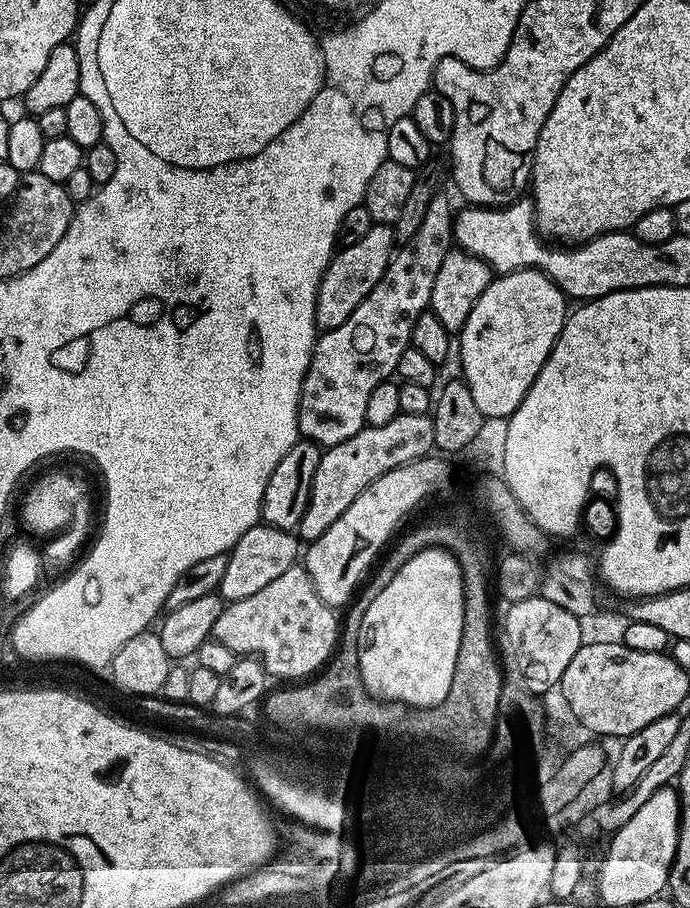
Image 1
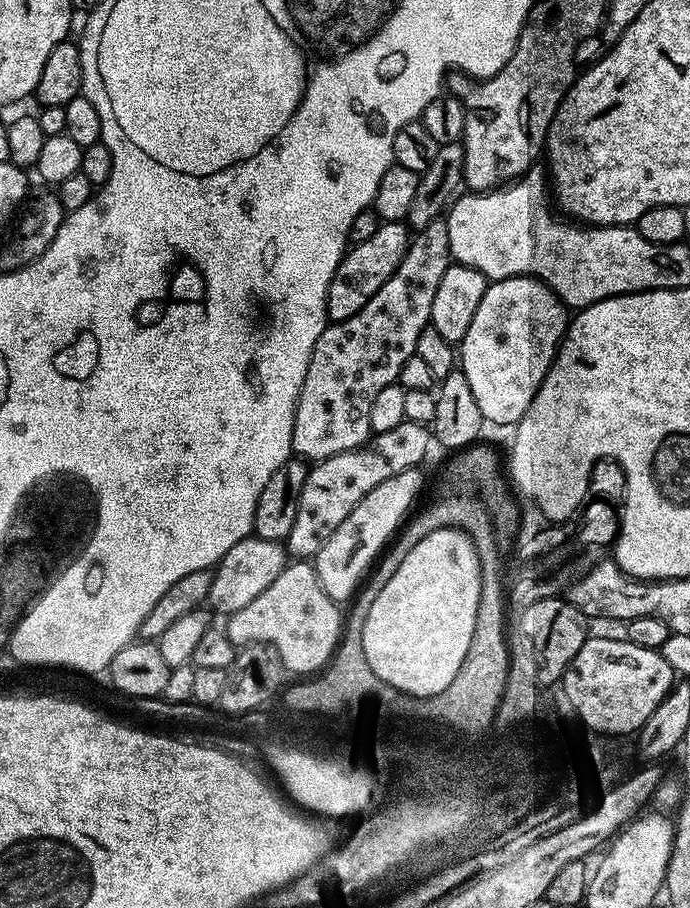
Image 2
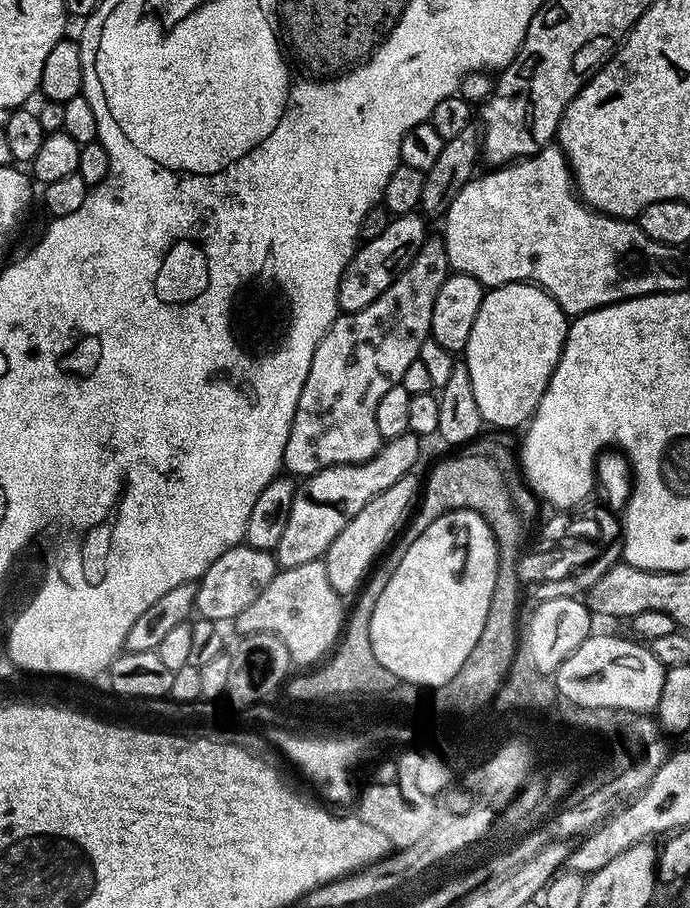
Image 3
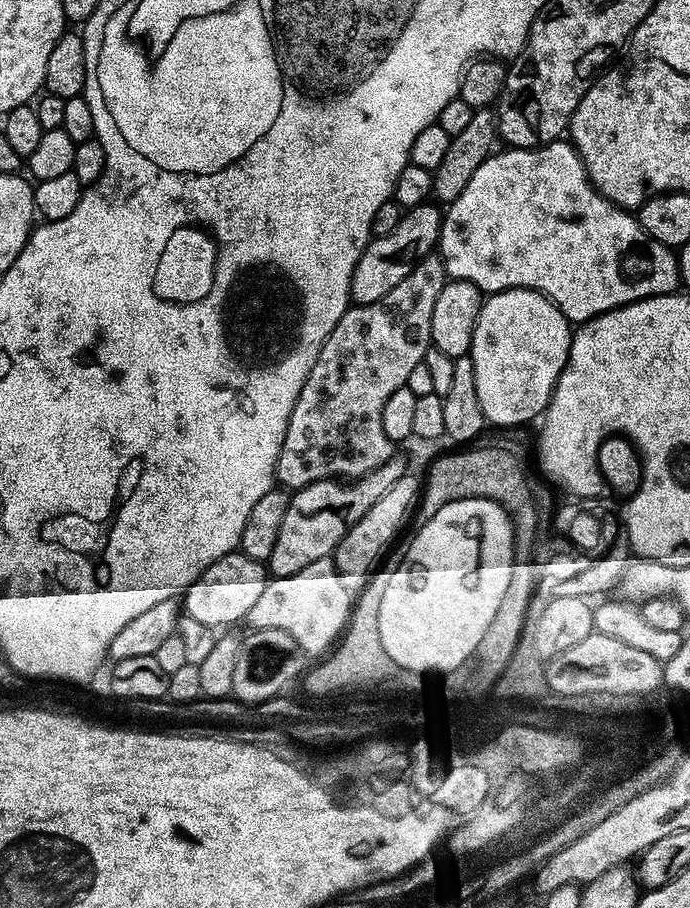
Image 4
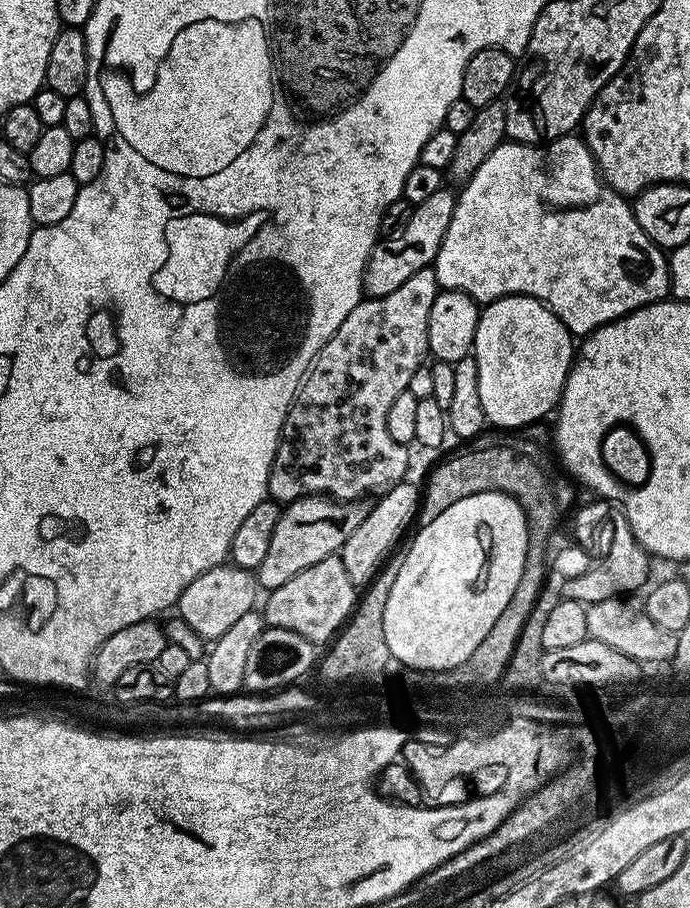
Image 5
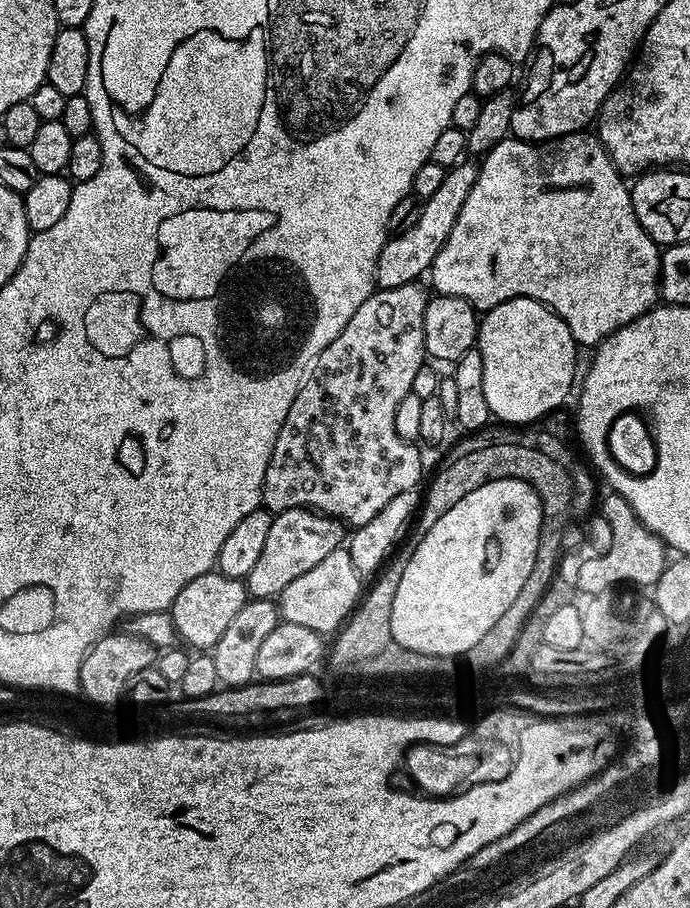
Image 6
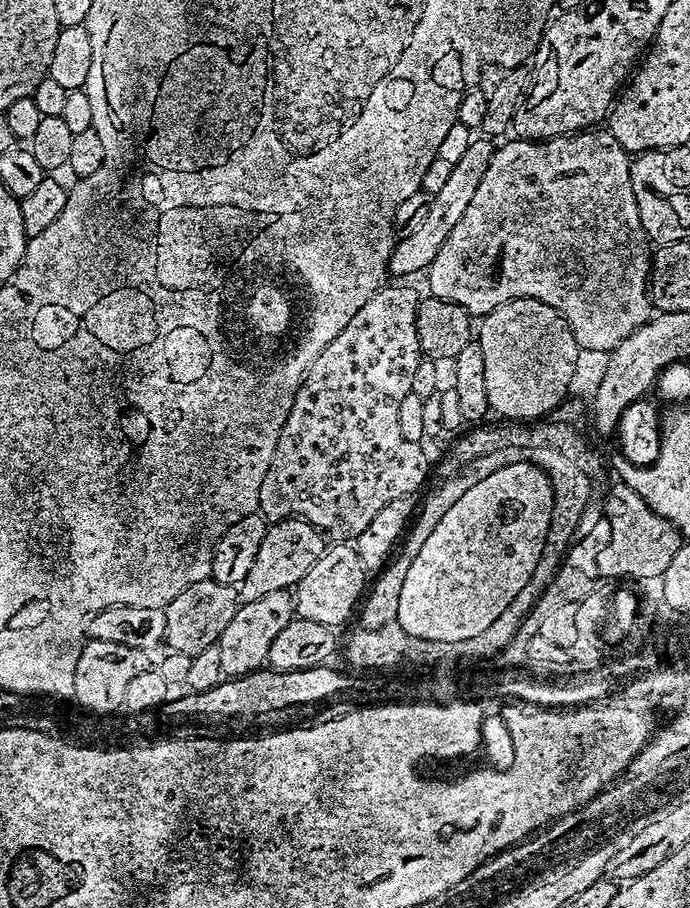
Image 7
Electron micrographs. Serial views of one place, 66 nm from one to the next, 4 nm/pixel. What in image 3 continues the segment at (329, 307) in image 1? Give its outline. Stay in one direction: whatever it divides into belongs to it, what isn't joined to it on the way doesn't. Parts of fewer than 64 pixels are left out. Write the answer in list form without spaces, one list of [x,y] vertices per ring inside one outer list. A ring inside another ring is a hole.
[[[419,211],[407,212],[401,216],[392,216],[386,230],[378,234],[378,238],[363,241],[350,258],[346,270],[342,274],[342,282],[338,284],[338,302],[341,313],[351,314],[358,310],[366,310],[374,298],[378,298],[395,280],[414,262],[414,254],[422,250],[424,241],[430,235],[429,221]]]

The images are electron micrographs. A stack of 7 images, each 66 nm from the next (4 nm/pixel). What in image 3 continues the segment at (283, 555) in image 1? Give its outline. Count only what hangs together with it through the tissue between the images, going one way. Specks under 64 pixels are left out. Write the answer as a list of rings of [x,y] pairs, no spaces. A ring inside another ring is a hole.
[[[241,542],[235,548],[226,550],[226,554],[222,554],[222,558],[215,560],[200,577],[196,584],[195,611],[200,612],[199,615],[205,620],[213,622],[235,621],[236,616],[242,614],[242,610],[246,610],[246,606],[250,606],[250,602],[254,602],[254,598],[258,598],[258,594],[262,594],[262,590],[276,577],[277,571],[278,565],[272,552],[250,548],[247,543]]]

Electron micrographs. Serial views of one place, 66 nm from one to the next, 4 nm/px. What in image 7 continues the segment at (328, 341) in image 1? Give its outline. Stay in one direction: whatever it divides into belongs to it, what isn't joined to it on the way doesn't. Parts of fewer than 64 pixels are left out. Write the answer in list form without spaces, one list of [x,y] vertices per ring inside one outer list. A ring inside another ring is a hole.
[[[381,287],[374,298],[346,322],[342,334],[314,358],[305,372],[294,406],[290,406],[286,426],[282,426],[282,434],[278,434],[270,470],[266,470],[266,478],[262,478],[258,512],[265,520],[299,518],[329,537],[354,538],[370,526],[378,510],[383,510],[389,502],[415,497],[428,472],[430,476],[430,464],[428,468],[423,447],[406,442],[398,427],[398,410],[406,394],[412,392],[414,370],[418,370],[422,359],[416,329],[418,295],[412,288],[388,287]]]

